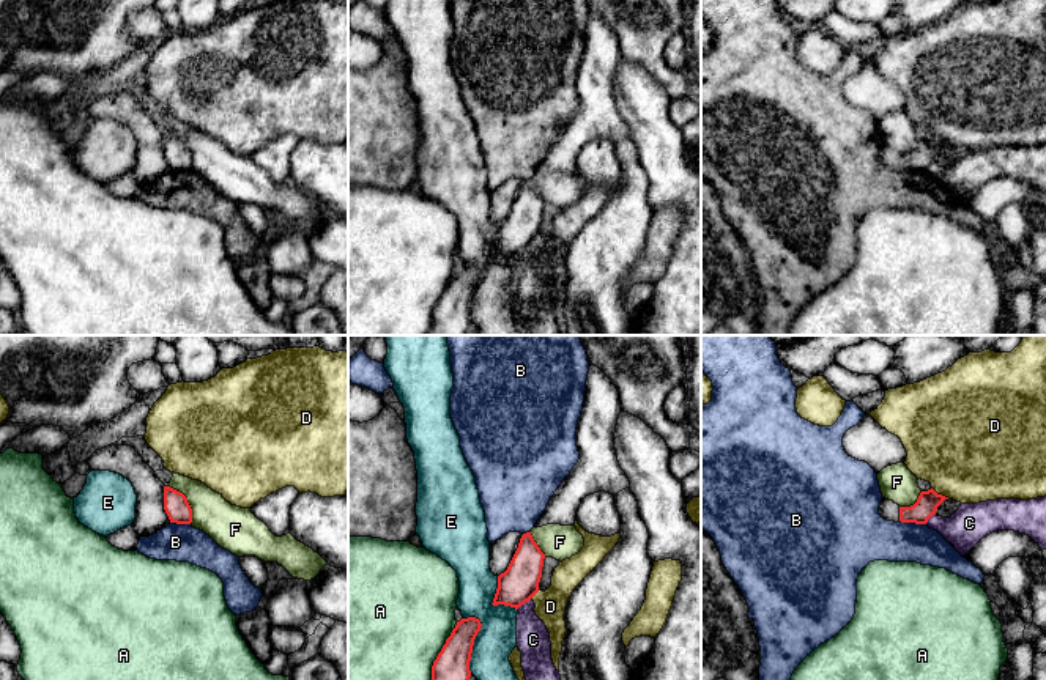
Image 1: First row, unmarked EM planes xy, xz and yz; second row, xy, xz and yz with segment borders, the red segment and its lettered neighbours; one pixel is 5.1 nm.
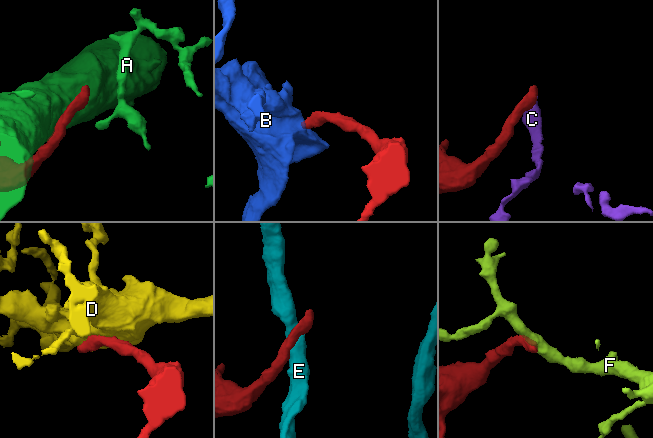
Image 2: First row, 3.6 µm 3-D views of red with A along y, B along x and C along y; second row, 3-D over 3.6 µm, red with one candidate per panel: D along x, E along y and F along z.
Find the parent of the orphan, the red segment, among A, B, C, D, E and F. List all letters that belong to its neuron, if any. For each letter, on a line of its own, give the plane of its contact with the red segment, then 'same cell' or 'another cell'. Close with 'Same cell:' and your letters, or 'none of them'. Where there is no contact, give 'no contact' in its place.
A: xz | another cell
B: yz | another cell
C: xz | another cell
D: yz | another cell
E: xz | another cell
F: xy | another cell
Same cell: none of them

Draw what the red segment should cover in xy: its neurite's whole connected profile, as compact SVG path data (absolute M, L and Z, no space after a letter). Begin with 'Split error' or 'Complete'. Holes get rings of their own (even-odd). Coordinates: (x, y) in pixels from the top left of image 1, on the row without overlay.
Complete. M164 134L164 157L170 170L176 172L192 170L192 156L187 150L187 145L170 134Z

